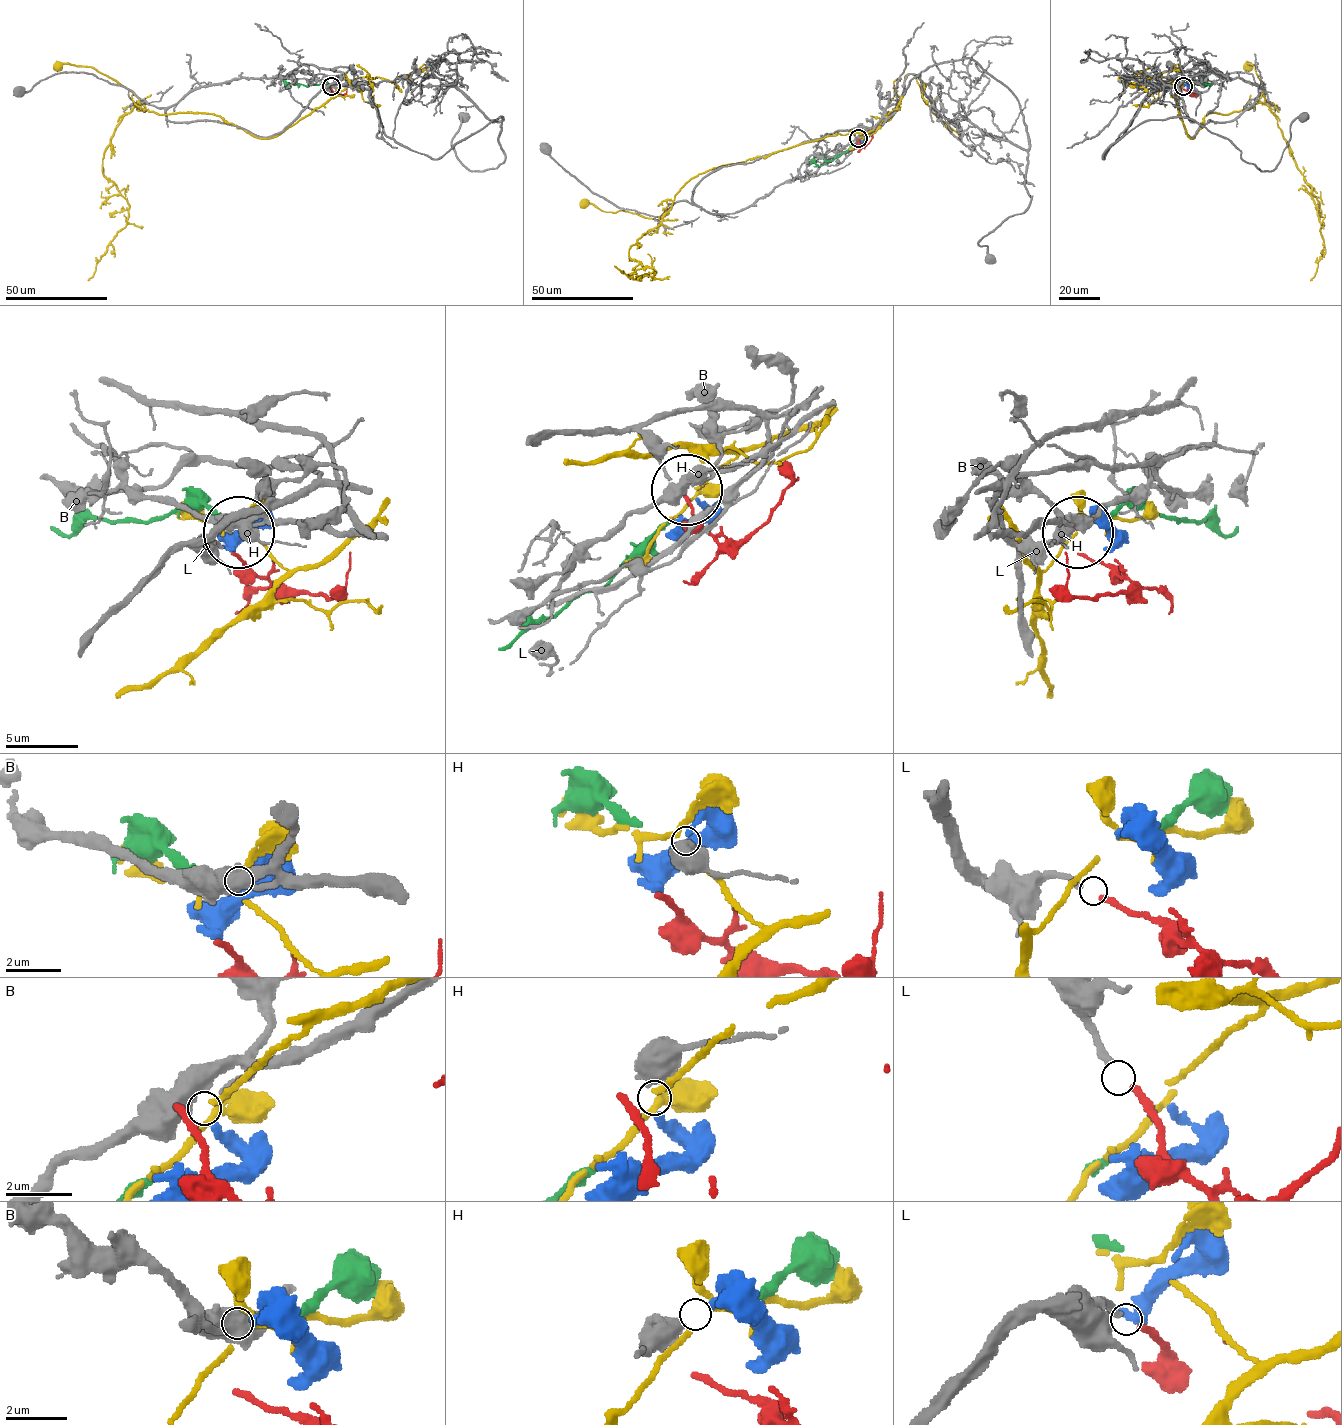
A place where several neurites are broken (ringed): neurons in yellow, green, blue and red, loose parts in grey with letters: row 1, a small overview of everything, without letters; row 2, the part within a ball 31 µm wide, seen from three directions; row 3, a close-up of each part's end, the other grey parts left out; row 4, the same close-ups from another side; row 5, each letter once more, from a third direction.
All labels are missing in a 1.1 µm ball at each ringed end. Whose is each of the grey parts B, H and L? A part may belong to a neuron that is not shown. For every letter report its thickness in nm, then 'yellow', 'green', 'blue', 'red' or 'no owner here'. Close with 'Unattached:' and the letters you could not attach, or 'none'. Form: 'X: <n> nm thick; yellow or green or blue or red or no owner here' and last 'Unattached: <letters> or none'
B: 700 nm thick; blue
H: 800 nm thick; no owner here
L: 200 nm thick; red
Unattached: H

